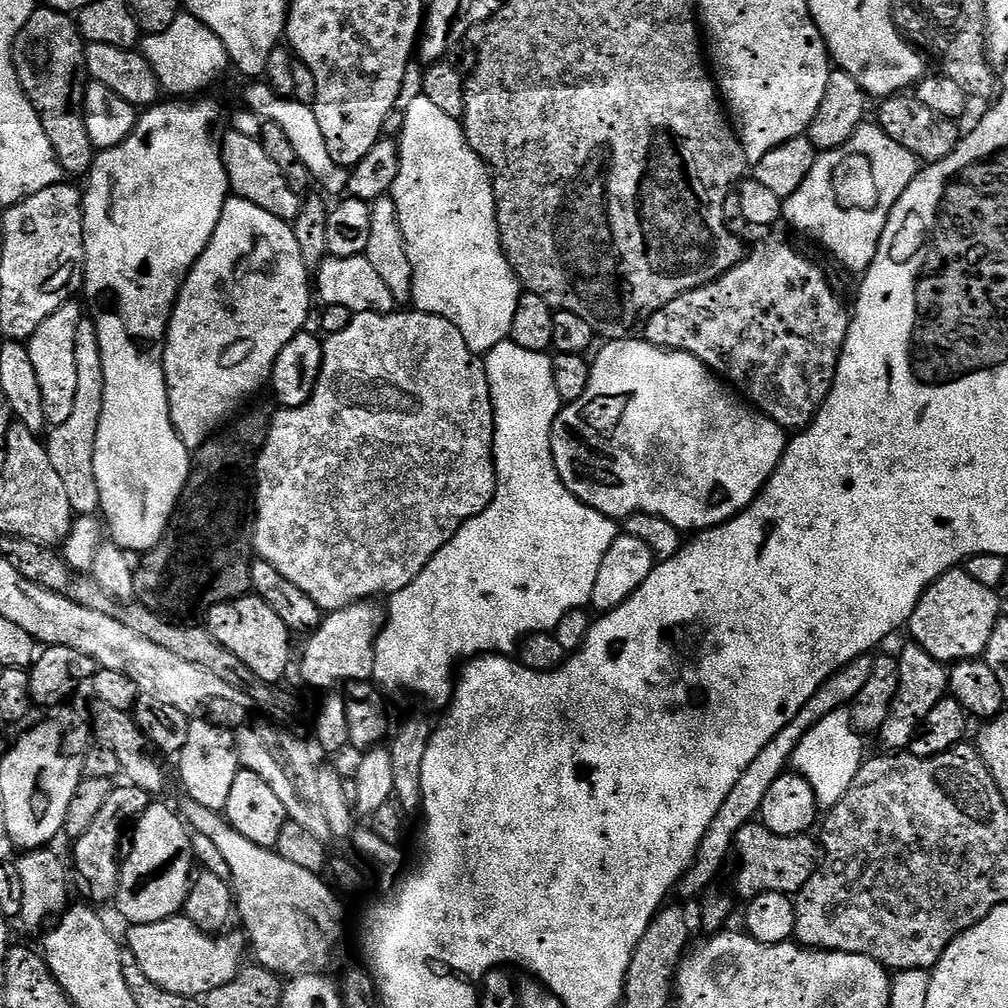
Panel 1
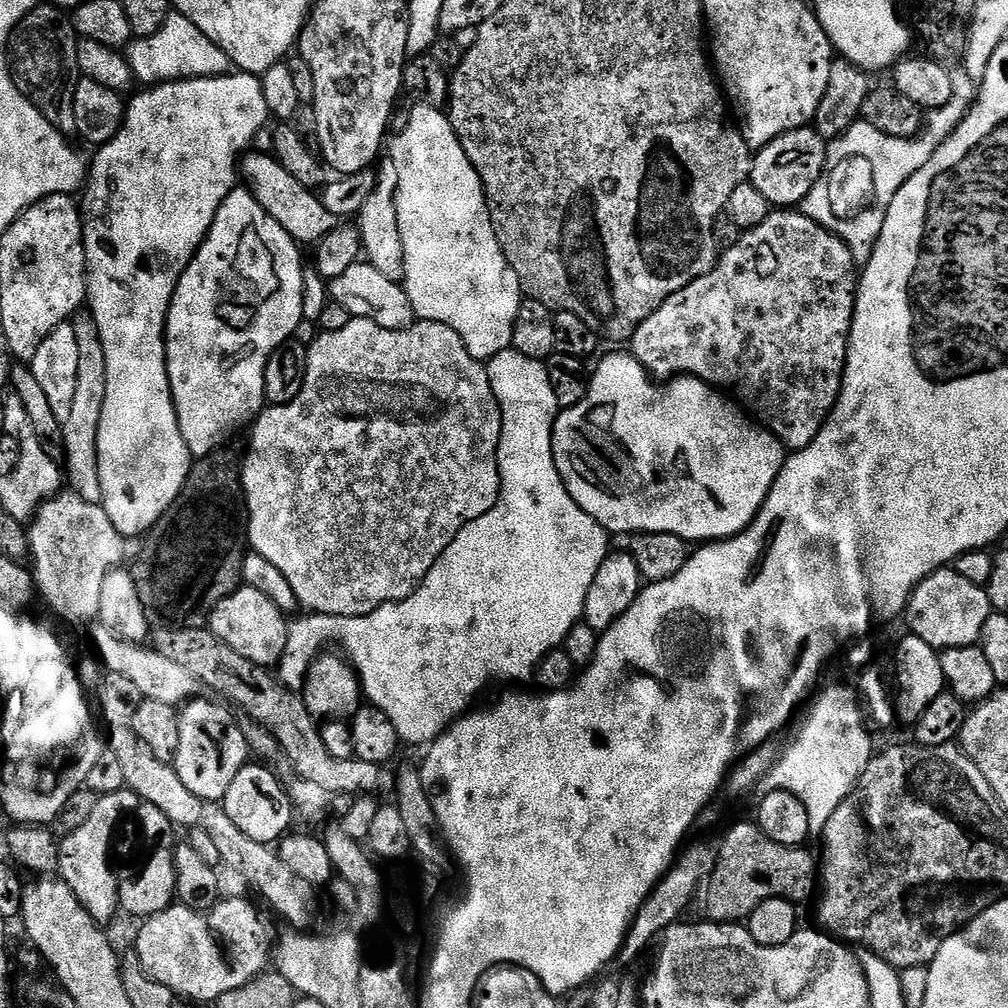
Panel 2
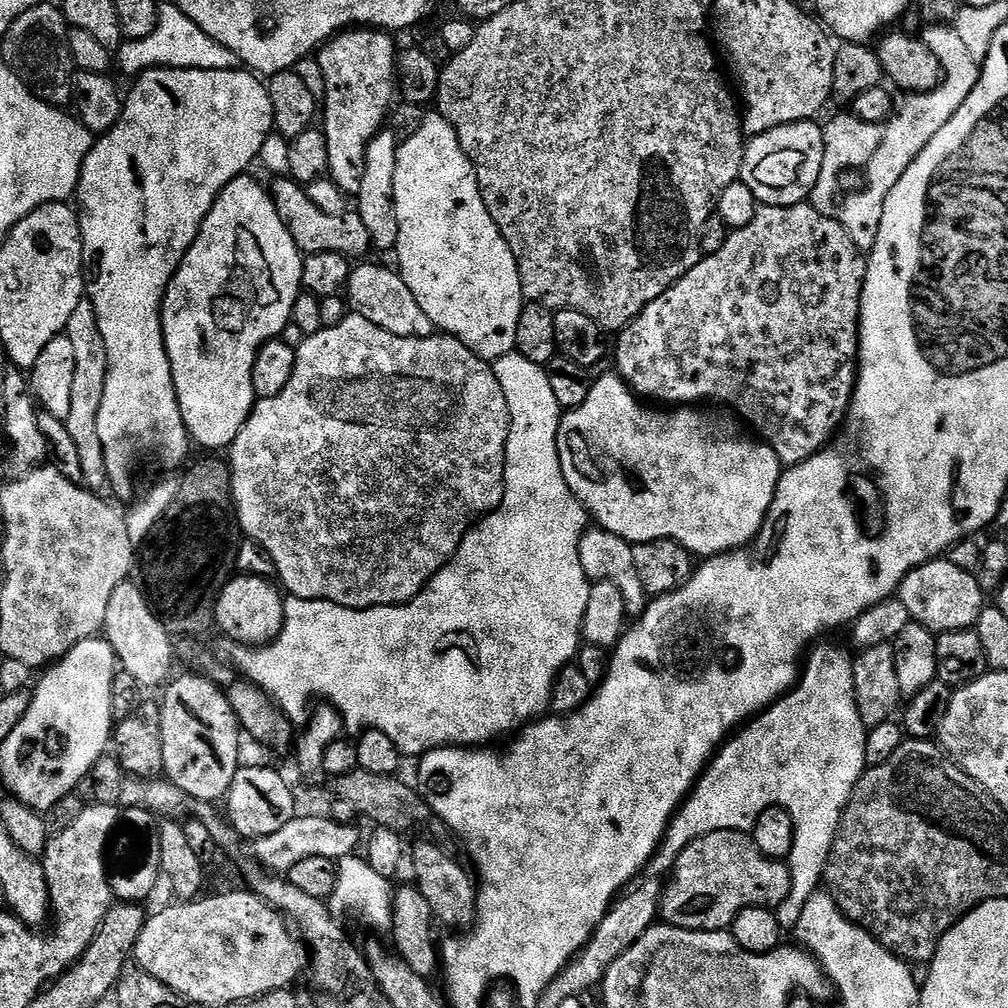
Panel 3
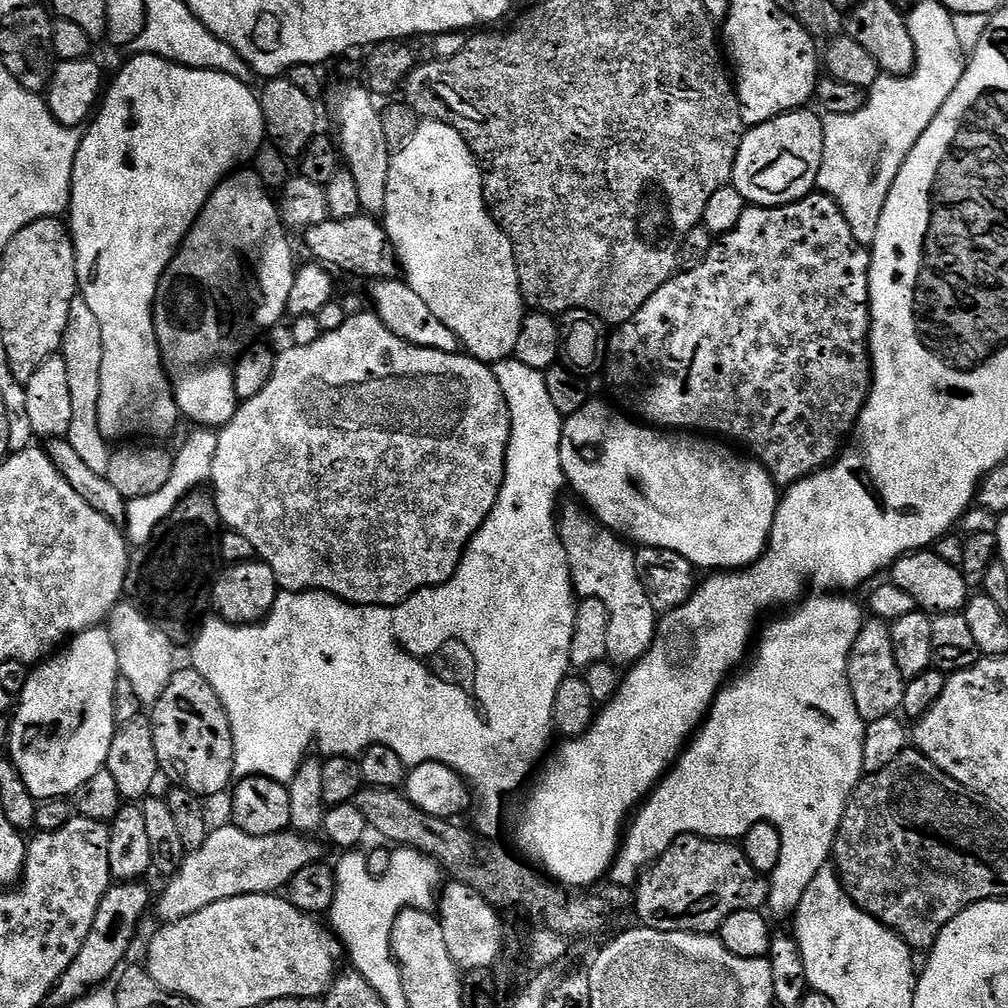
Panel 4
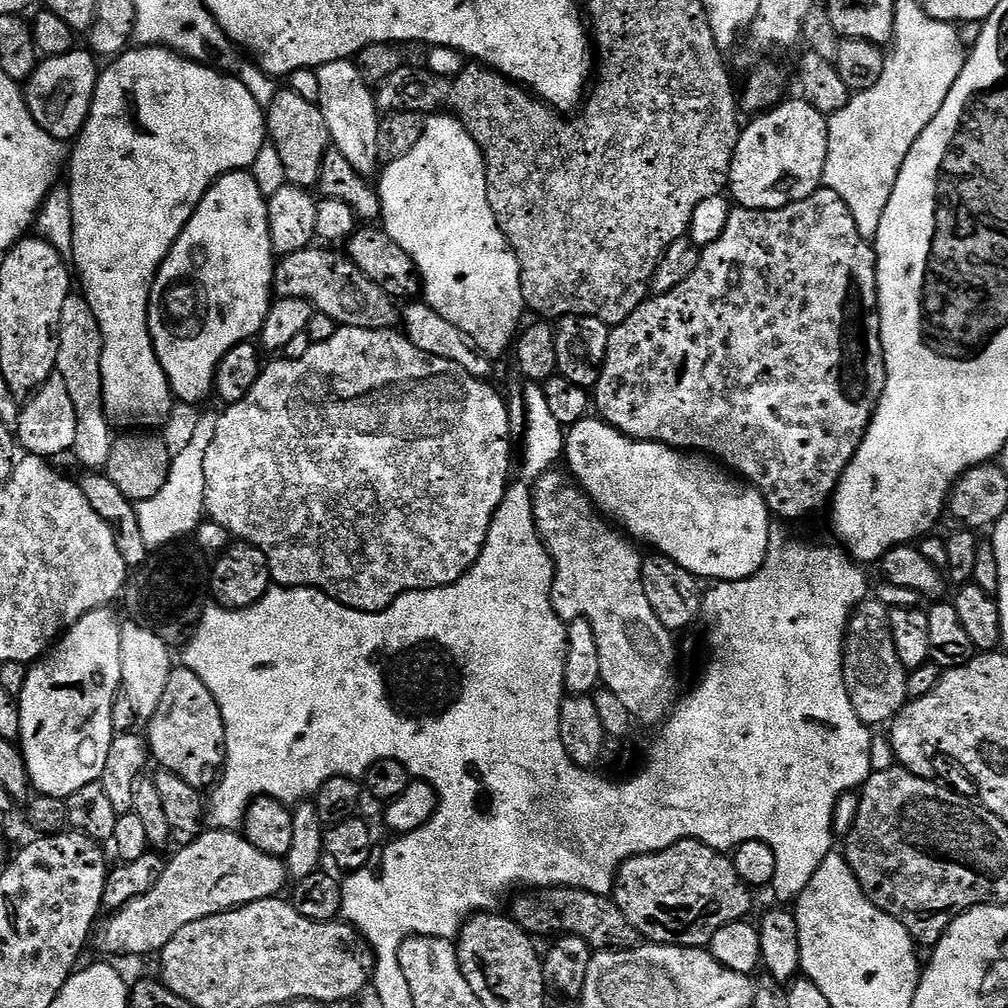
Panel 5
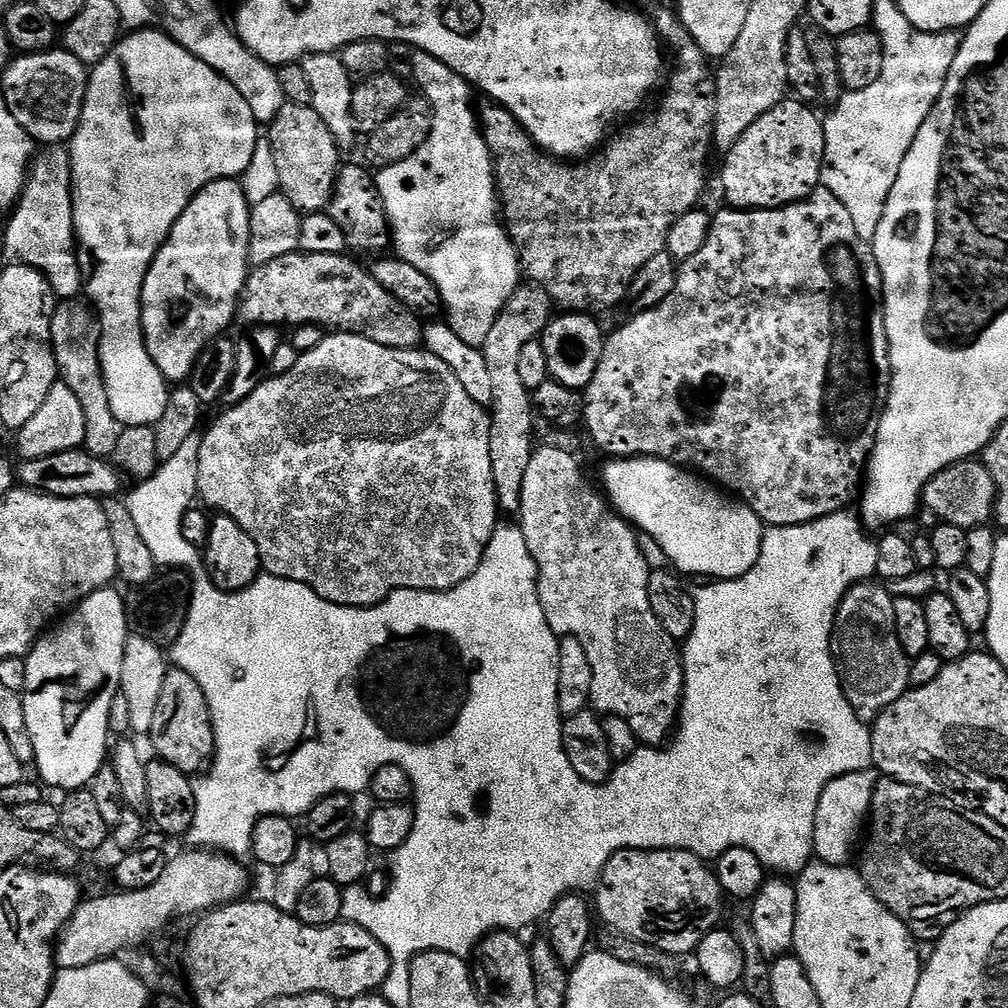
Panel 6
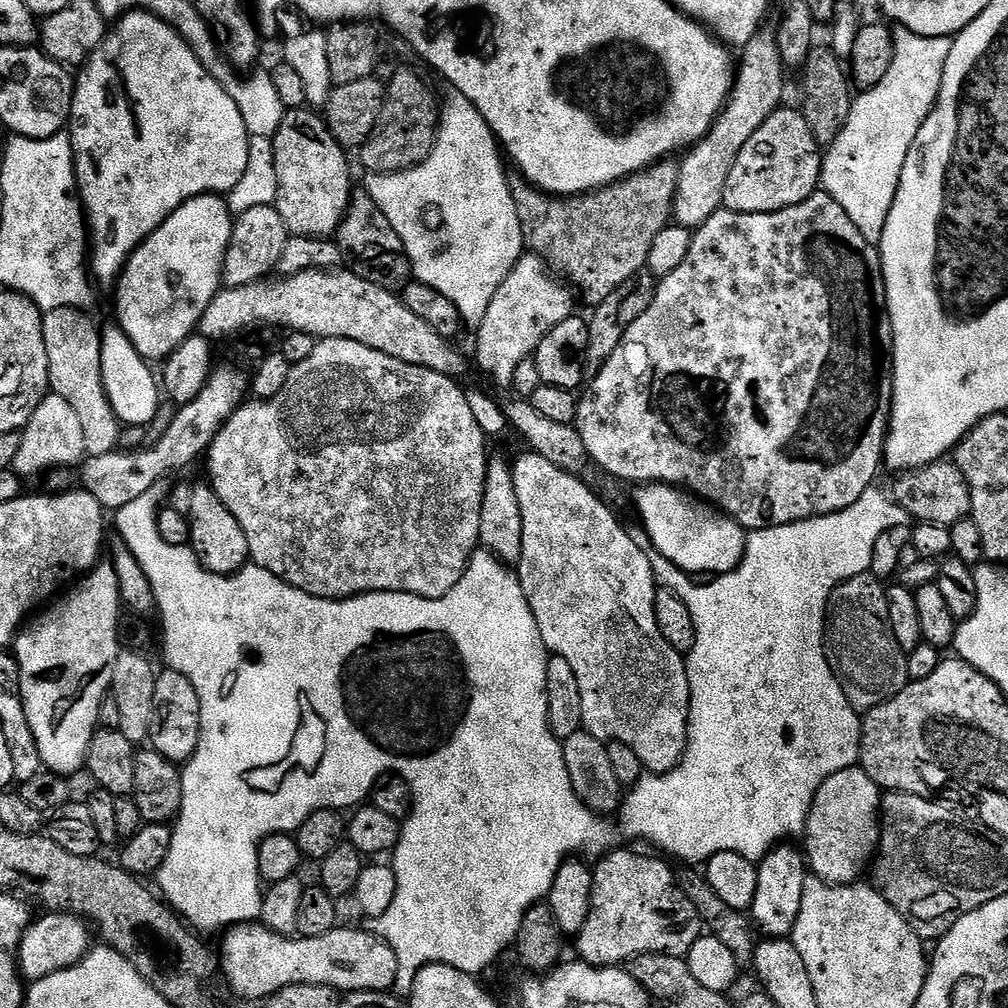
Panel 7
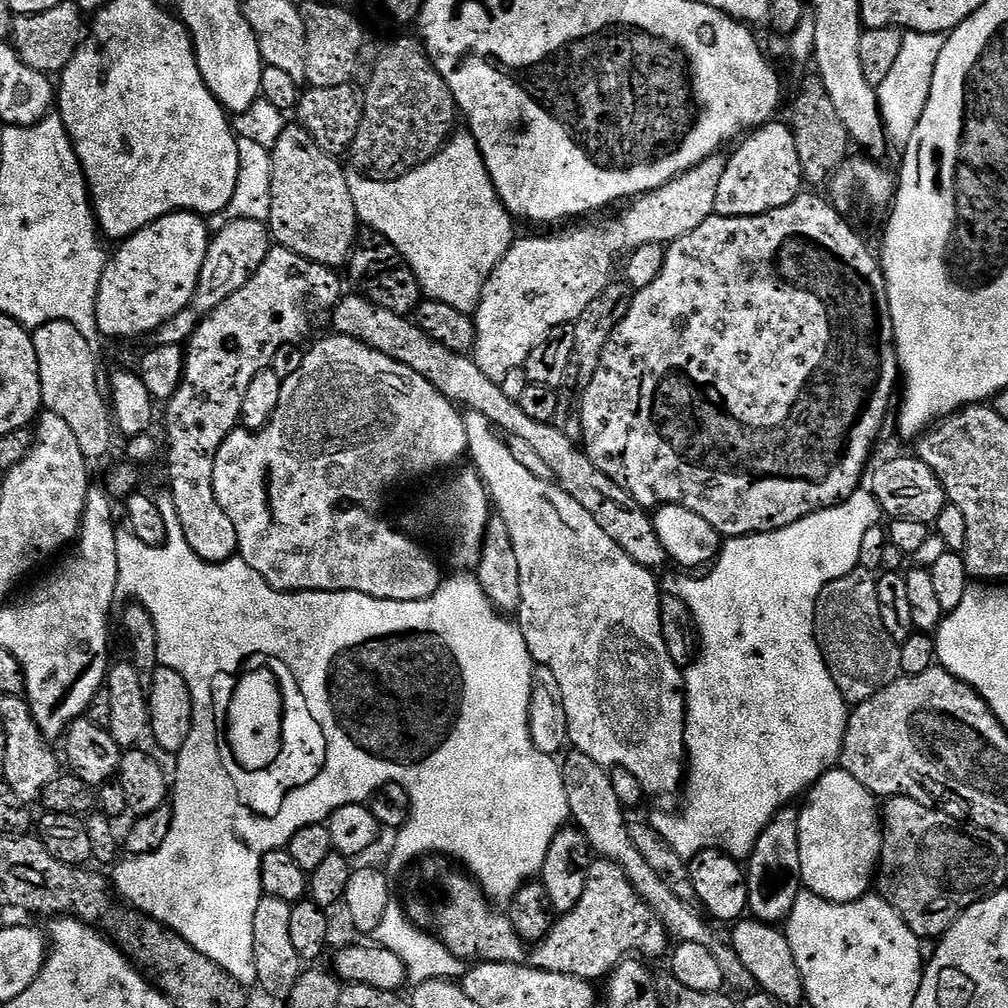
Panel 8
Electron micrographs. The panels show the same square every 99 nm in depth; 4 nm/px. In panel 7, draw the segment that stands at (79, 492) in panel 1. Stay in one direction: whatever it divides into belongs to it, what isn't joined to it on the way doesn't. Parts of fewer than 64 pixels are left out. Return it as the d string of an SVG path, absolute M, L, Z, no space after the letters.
M63 308L44 313L44 337L46 354L50 358L48 386L57 392L63 403L74 406L82 421L82 434L86 437L88 456L110 454L117 451L122 425L110 406L110 398L102 382L101 329L83 308Z

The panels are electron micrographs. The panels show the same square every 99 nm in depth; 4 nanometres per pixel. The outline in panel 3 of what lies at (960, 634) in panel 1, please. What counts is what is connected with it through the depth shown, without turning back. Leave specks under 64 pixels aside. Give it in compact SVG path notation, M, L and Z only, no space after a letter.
M937 558L910 570L904 581L900 583L898 599L902 602L902 606L906 606L906 610L912 615L915 623L937 634L967 628L975 629L978 618L986 607L986 593L978 586L975 575L954 566L954 562L950 562L946 558Z

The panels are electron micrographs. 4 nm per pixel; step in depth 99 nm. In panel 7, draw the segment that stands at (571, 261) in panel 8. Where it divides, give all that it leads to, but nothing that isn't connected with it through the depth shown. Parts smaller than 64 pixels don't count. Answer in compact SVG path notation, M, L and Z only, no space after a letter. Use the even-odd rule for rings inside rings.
M760 30L744 45L734 68L732 93L728 102L712 123L711 130L697 144L687 149L688 157L680 165L680 177L676 187L676 201L672 203L675 223L683 228L701 228L716 212L721 211L726 190L726 178L742 154L742 146L754 138L758 126L781 107L784 96L786 69L778 54L776 37L771 31ZM531 254L521 256L510 274L506 274L502 286L498 286L498 294L494 294L486 318L475 329L475 367L477 364L498 387L511 389L518 362L529 359L542 338L546 338L558 322L566 322L566 318L573 316L572 296L574 300L573 289L553 275L542 257Z

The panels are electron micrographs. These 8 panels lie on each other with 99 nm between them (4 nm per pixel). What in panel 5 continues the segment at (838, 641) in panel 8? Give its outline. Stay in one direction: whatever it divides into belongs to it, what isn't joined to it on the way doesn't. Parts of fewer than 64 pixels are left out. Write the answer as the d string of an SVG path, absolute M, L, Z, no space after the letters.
M869 598L852 609L848 632L844 636L844 681L850 706L864 724L887 725L895 720L908 703L909 669L902 666L898 650L894 650L894 634L890 630L890 609L882 601Z

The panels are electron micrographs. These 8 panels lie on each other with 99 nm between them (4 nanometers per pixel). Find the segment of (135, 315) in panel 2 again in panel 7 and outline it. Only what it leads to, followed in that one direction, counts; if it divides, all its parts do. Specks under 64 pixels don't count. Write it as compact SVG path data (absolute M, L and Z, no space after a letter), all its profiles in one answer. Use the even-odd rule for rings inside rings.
M128 12L115 21L114 27L104 37L98 50L94 50L92 57L79 72L74 80L76 89L72 99L70 139L72 153L76 159L76 183L80 202L86 213L87 227L90 229L90 268L97 281L98 279L115 281L124 271L132 251L150 234L154 234L154 230L158 230L158 226L162 226L162 222L166 222L166 218L170 218L174 210L178 210L186 201L193 200L196 196L207 196L217 190L231 190L236 187L238 180L246 171L249 135L246 122L242 122L242 110L238 110L238 102L234 102L228 91L203 68L188 43L181 40L166 22L162 22L157 16L151 16L148 12ZM118 326L104 328L100 338L102 350L102 382L106 394L110 398L110 406L120 419L121 425L151 425L157 419L156 411L160 408L162 388L158 376L152 373L153 365L141 358L138 350L134 350L134 342L126 338L126 334Z

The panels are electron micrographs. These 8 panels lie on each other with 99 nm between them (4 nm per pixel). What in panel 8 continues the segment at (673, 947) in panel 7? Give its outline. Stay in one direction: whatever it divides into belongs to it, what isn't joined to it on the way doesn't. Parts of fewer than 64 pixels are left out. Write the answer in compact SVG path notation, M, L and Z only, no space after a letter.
M593 859L586 878L586 891L574 910L563 913L553 923L546 939L539 941L532 952L531 967L570 974L583 980L603 981L622 961L633 954L641 957L660 956L669 951L670 933L656 916L623 870L614 862Z

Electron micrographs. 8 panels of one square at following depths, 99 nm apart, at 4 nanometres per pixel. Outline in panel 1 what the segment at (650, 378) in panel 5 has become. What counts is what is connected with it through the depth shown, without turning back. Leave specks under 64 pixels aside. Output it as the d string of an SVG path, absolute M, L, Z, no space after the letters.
M768 240L765 244L758 245L753 252L751 249L739 264L735 264L719 280L710 282L701 288L690 290L686 294L674 298L674 302L662 306L662 310L655 312L643 325L642 336L648 343L656 344L659 348L666 348L669 352L689 352L691 356L698 358L706 367L712 369L717 376L727 381L733 389L739 390L741 393L744 391L749 396L745 397L765 416L768 416L774 422L778 422L781 428L785 430L803 430L811 424L824 404L824 399L830 394L832 385L836 383L836 367L840 365L840 355L844 353L849 319L849 305L847 308L840 301L840 296L832 289L827 274L814 261L807 260L794 245L787 244L784 240Z

